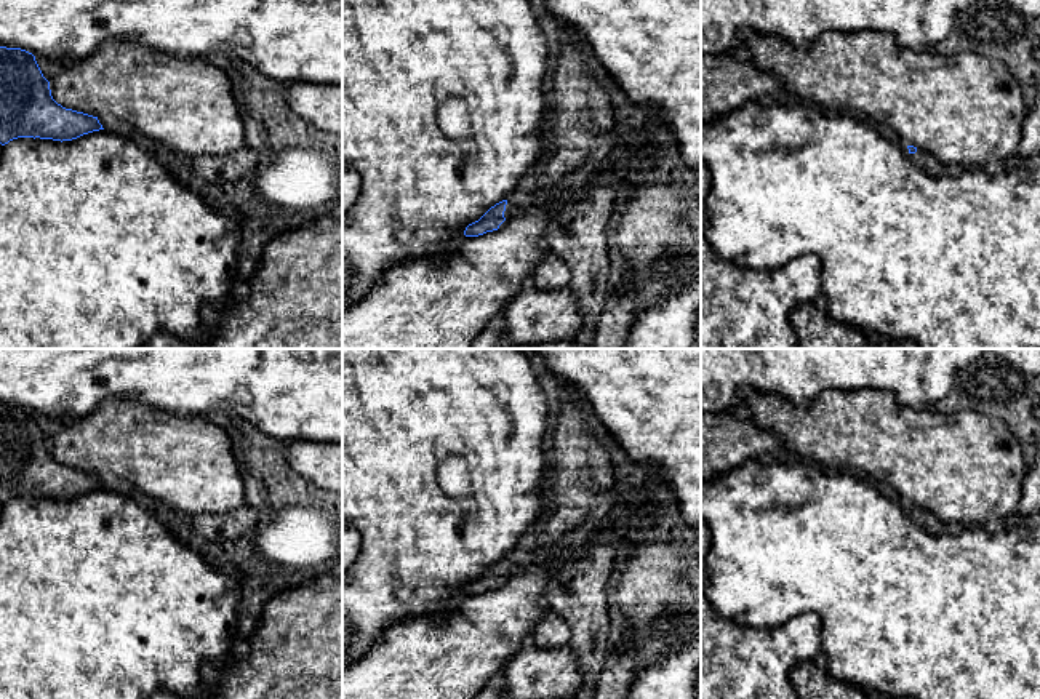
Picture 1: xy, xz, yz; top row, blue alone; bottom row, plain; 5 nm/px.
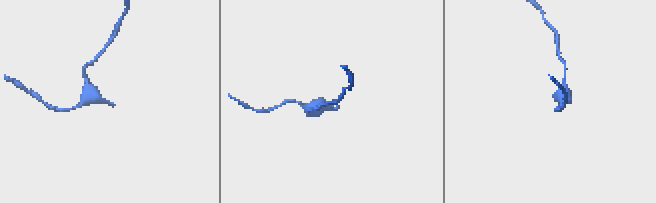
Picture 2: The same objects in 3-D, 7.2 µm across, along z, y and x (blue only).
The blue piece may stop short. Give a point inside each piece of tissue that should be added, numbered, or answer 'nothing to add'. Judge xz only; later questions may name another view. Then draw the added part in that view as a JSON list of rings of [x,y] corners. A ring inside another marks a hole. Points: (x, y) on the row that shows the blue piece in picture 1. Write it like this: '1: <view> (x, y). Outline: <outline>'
1: xz (512, 207). Outline: [[[509,198],[504,211],[506,221],[499,226],[504,227],[506,222],[520,210],[520,198]]]

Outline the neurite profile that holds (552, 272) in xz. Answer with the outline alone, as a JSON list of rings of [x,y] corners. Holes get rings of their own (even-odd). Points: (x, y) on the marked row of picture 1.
[[[547,251],[538,269],[533,272],[534,286],[539,290],[558,290],[570,285],[566,264],[552,251]]]

